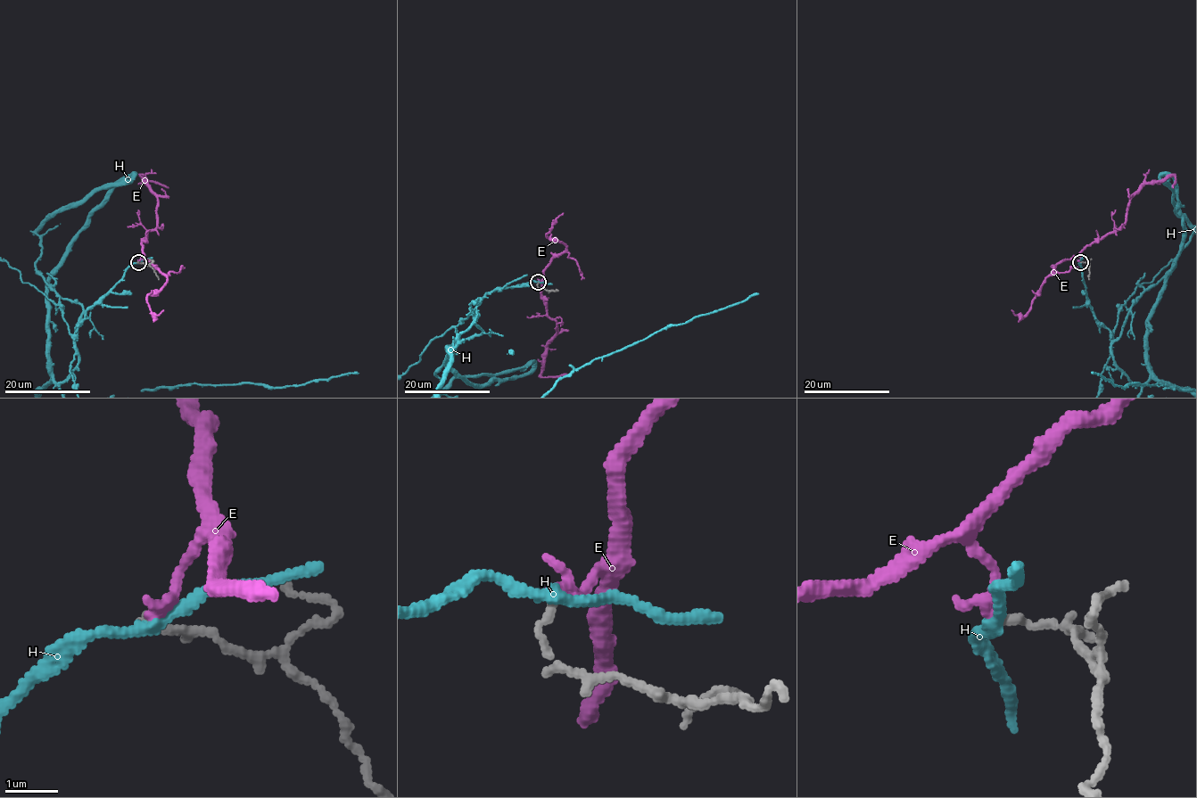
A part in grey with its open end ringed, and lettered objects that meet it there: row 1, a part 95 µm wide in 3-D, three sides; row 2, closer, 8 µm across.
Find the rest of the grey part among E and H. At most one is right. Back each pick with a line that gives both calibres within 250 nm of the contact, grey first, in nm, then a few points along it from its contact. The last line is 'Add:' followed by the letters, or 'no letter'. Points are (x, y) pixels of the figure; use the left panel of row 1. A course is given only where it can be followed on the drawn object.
Add: no letter

